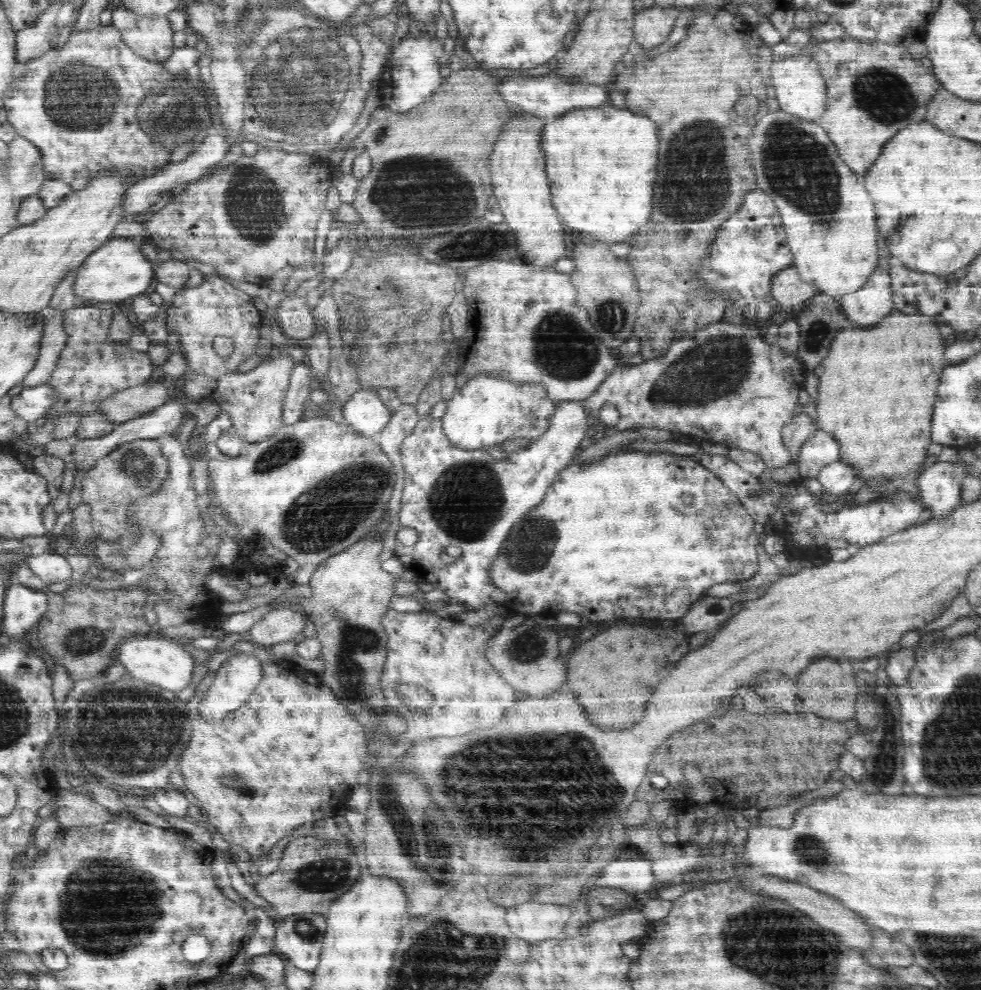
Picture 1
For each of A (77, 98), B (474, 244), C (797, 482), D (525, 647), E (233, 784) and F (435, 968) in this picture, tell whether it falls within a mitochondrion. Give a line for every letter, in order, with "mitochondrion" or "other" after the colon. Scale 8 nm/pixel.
A: mitochondrion
B: mitochondrion
C: other
D: mitochondrion
E: mitochondrion
F: mitochondrion

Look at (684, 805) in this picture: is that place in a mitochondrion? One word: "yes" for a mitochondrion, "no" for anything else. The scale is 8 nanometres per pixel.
no

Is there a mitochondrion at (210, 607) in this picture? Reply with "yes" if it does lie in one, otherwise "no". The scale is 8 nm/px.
no

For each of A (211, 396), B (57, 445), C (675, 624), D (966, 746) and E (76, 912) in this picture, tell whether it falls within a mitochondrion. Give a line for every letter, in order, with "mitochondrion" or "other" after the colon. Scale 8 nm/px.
A: other
B: other
C: other
D: mitochondrion
E: mitochondrion

